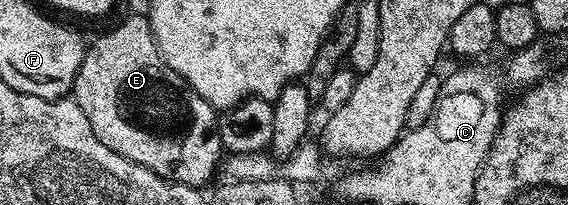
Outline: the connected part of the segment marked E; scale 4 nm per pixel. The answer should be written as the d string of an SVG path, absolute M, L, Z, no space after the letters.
M146 16L127 17L116 29L101 34L92 45L90 42L86 46L83 62L75 76L73 100L79 104L81 111L85 111L85 119L89 119L93 135L97 135L109 151L117 151L117 155L153 171L166 181L203 187L220 168L225 150L219 138L217 110L201 99L201 95L197 95L197 91L193 91L189 83L177 75L177 71L168 67L159 53Z

